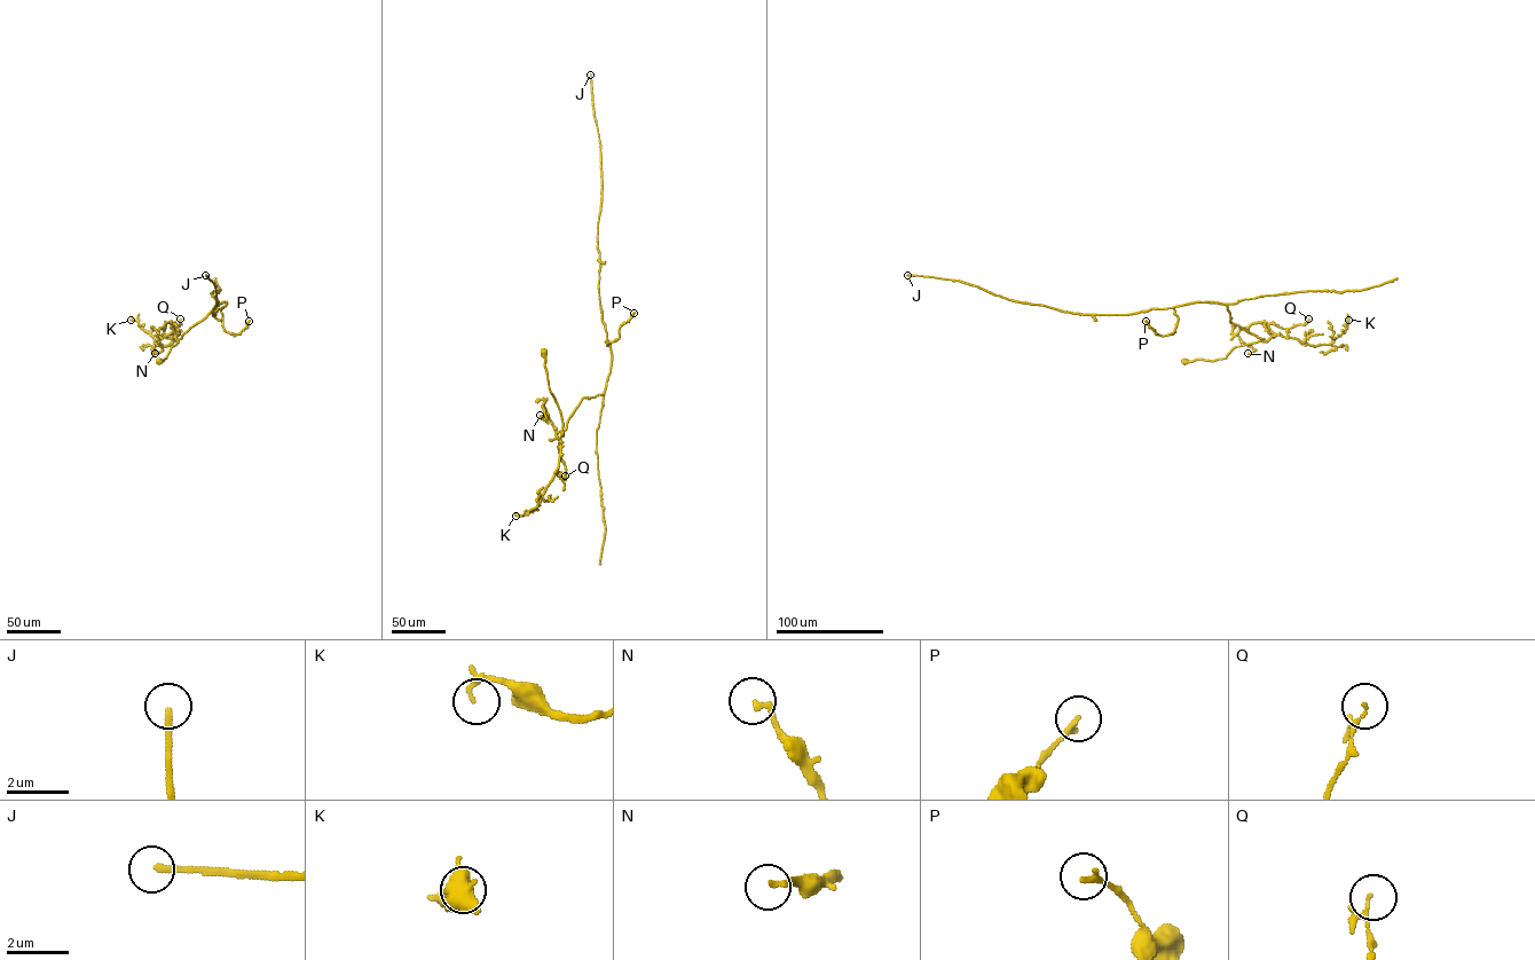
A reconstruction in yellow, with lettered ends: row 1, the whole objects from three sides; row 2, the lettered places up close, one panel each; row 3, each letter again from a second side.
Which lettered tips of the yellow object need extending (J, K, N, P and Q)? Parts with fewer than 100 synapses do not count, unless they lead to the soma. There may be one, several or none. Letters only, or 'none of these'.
J

